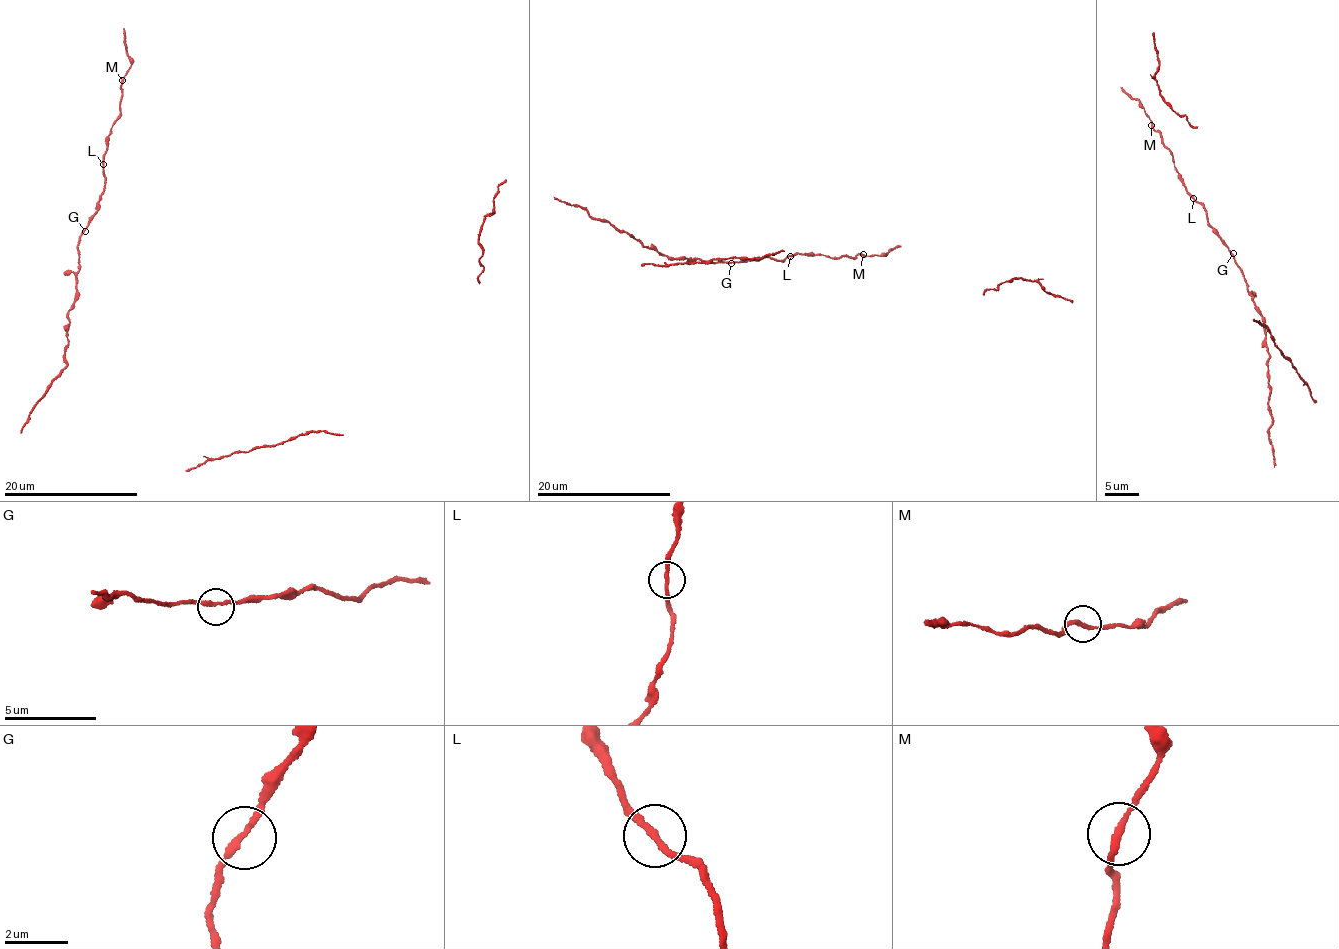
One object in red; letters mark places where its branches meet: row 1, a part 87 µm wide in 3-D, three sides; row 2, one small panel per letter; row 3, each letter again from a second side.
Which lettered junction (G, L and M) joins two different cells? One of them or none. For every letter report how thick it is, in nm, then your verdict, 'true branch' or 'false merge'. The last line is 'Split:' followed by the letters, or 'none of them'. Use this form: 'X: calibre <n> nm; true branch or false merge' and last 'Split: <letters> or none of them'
G: calibre 190 nm; true branch
L: calibre 190 nm; true branch
M: calibre 190 nm; true branch
Split: none of them

